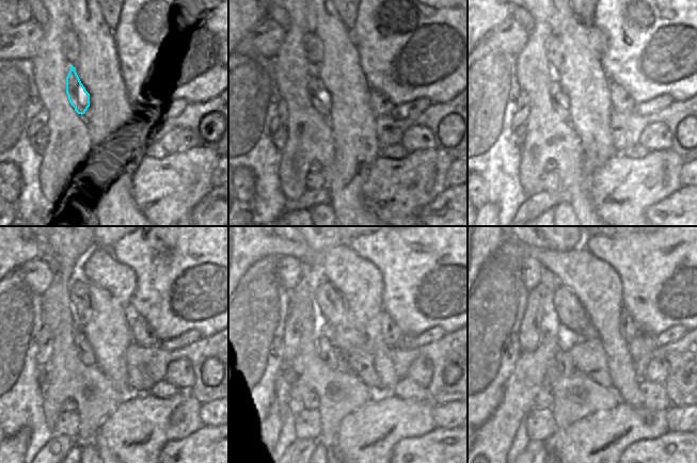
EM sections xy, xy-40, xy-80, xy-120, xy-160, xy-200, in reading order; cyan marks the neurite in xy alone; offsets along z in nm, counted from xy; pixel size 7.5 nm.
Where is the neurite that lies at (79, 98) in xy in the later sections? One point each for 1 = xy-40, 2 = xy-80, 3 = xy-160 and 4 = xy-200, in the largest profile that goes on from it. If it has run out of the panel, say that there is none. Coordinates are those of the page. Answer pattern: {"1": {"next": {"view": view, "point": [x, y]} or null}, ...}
{"1": {"next": {"view": "xy-40", "point": [319, 98]}}, "2": {"next": {"view": "xy-80", "point": [560, 104]}}, "3": {"next": {"view": "xy-160", "point": [328, 352]}}, "4": {"next": {"view": "xy-200", "point": [564, 363]}}}

